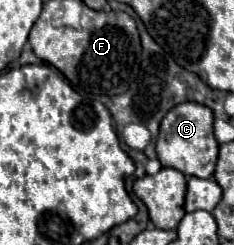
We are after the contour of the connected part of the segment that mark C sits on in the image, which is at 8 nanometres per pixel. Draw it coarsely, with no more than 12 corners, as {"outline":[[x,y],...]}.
{"outline":[[180,103],[160,123],[162,167],[212,177],[214,113]]}

